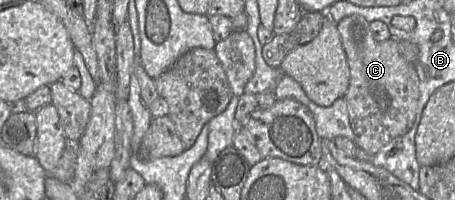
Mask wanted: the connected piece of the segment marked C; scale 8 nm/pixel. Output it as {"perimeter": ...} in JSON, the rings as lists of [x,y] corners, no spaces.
{"perimeter":[[[347,16],[336,26],[350,69],[349,86],[344,98],[347,103],[351,128],[355,134],[355,144],[370,155],[376,155],[383,146],[393,139],[405,135],[412,128],[420,96],[419,78],[414,65],[400,53],[398,41],[392,37],[386,41],[376,41],[373,38],[370,23],[364,17]]]}

